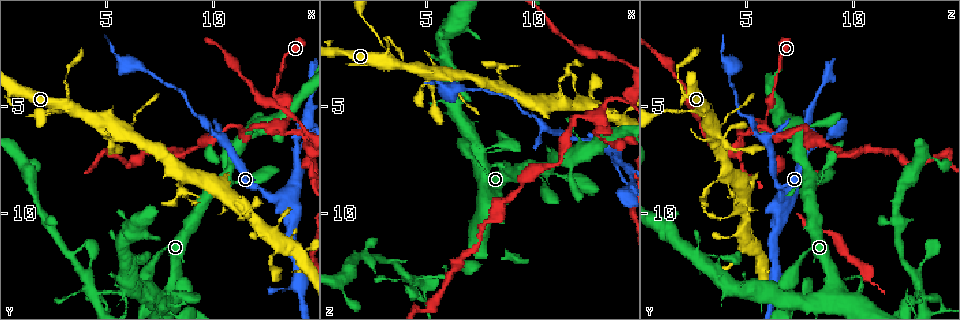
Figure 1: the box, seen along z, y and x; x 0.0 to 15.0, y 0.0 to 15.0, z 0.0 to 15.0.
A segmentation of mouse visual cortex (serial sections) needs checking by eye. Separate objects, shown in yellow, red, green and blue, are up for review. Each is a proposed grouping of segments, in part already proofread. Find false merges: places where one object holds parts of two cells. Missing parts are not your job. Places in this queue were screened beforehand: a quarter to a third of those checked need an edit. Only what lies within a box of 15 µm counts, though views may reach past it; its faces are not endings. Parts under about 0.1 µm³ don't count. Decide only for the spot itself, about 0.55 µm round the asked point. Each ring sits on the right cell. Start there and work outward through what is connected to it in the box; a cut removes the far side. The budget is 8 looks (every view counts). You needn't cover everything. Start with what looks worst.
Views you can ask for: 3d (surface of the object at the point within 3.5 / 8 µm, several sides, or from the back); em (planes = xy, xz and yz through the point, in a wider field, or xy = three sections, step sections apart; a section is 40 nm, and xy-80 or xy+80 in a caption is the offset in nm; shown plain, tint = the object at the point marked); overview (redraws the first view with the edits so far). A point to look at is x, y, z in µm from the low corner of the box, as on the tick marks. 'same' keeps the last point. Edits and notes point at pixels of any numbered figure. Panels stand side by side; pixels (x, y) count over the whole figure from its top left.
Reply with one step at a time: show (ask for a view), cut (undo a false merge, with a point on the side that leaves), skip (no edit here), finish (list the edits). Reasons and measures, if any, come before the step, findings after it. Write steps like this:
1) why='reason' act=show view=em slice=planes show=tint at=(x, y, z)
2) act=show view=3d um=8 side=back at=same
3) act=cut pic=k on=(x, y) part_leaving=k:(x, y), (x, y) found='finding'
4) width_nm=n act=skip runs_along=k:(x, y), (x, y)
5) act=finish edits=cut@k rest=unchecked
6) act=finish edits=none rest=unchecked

why='thin arm on a thick one' act=show view=3d um=3.5 at=(3.2, 5.3, 2.7)

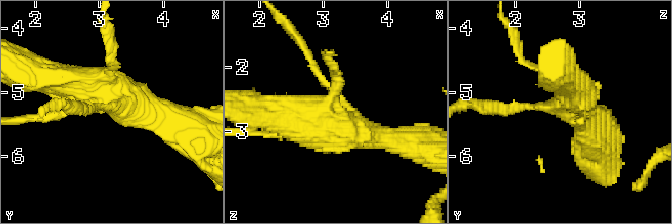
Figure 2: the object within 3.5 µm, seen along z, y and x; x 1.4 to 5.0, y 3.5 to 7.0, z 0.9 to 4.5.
act=show view=em slice=xy step=3 show=tint at=(3.25, 5.20, 2.70)

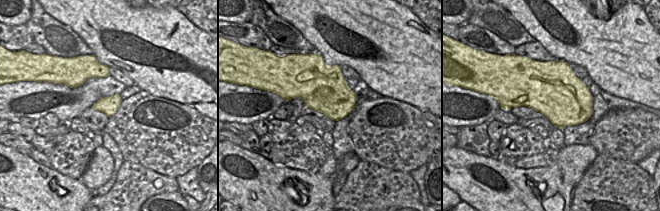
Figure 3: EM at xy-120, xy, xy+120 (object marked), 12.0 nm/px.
act=skip runs_along=2:(59, 78), (136, 99), (179, 121) found='all the same cell'

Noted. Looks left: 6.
why='abrupt turn' act=show view=3d um=3.5 at=(13.0, 4.4, 6.2)

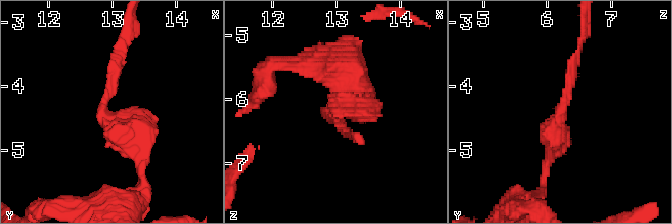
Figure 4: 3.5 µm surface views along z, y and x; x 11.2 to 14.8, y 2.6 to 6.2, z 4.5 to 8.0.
act=show view=em slice=xy step=2 show=tint at=(12.85, 4.50, 6.20)

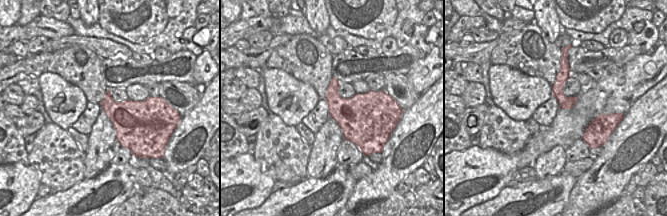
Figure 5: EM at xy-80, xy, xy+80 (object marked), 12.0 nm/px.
act=skip found='one cell here'

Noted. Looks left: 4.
why='a fork' act=show view=3d um=3.5 at=(14.3, 6.6, 4.6)

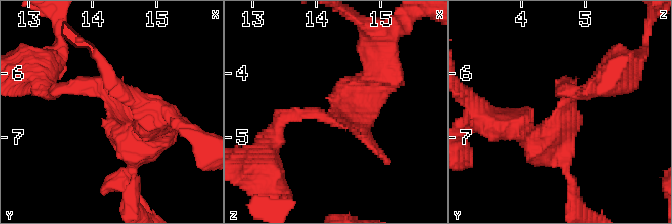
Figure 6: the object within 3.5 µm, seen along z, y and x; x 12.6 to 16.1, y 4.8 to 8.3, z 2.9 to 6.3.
why='need the tissue' act=show view=em slice=planes show=plain at=(14.30, 6.55, 4.65)

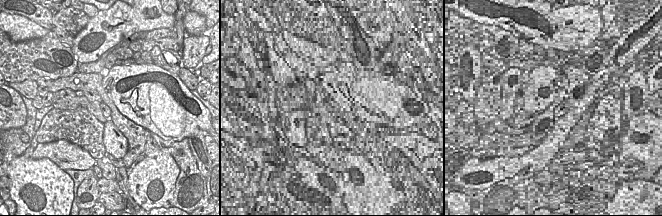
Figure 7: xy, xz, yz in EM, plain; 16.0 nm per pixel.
act=show view=em slice=planes show=tint at=same

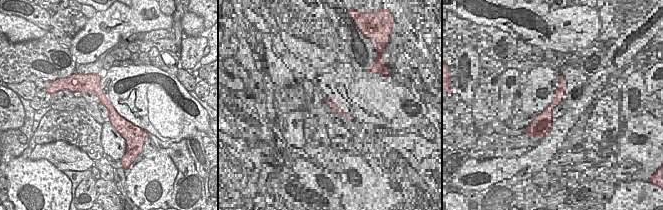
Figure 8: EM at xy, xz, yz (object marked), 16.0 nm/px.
width_nm=190 act=skip runs_along=6:(58, 90), (101, 90), (113, 130), (144, 136) found='one cell here'

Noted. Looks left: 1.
act=finish edits=none rest=unchecked

